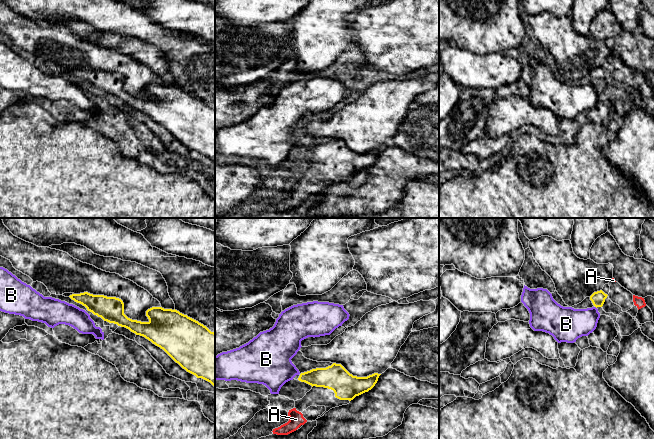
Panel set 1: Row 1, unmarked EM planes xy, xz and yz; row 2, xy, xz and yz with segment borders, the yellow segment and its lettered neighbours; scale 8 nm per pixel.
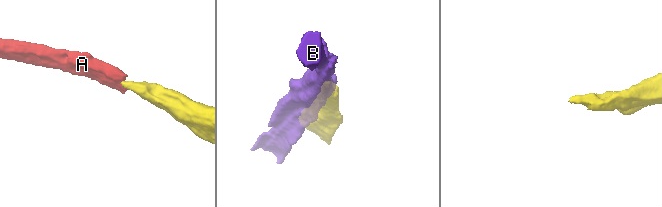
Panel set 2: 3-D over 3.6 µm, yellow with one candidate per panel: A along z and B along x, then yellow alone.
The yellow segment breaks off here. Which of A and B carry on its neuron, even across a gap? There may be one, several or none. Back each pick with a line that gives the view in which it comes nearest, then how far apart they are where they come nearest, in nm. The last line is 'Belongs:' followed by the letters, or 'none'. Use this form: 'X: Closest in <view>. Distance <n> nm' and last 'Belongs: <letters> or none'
A: Closest in yz. Distance 110 nm
Belongs: A

